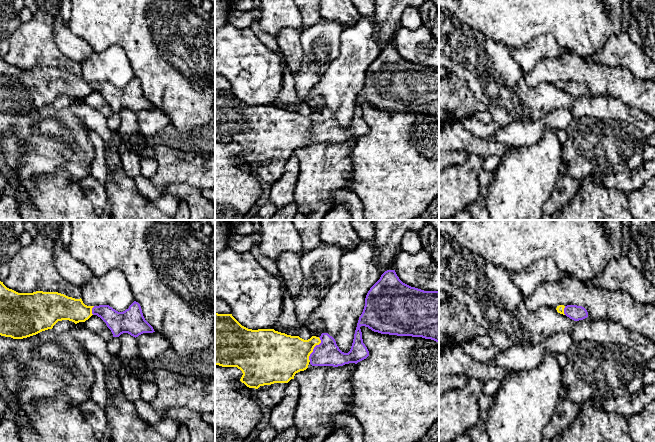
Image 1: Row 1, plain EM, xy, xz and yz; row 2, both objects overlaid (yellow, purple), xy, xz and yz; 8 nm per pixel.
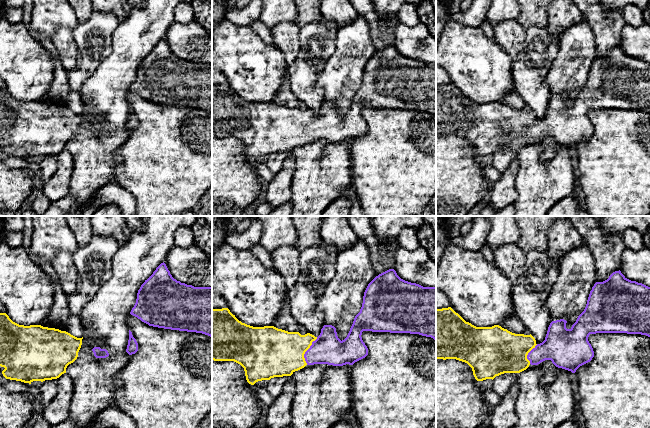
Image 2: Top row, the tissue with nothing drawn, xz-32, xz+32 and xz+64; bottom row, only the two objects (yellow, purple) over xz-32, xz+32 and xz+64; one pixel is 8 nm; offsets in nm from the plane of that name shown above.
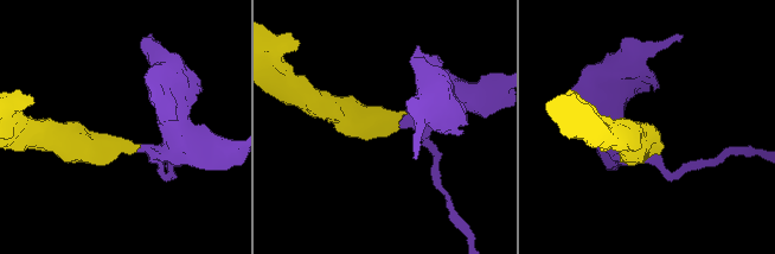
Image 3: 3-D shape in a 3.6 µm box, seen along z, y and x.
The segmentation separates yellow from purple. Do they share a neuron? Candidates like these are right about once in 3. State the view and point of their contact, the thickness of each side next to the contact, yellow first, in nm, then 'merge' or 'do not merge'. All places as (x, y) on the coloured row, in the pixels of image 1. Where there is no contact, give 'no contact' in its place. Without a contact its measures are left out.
xz (313, 348) | 340/200 nm | merge

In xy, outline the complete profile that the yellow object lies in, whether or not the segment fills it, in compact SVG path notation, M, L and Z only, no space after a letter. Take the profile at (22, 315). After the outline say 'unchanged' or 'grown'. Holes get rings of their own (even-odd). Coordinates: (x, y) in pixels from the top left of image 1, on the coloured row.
M0 281L1 336L23 339L52 329L58 321L69 320L77 324L85 322L92 315L97 315L106 323L113 337L119 337L123 333L128 333L136 338L143 333L155 332L153 327L145 320L141 306L136 301L125 311L118 312L109 305L87 306L81 298L75 299L58 292L36 291L33 293L18 293L7 288Z; grown

